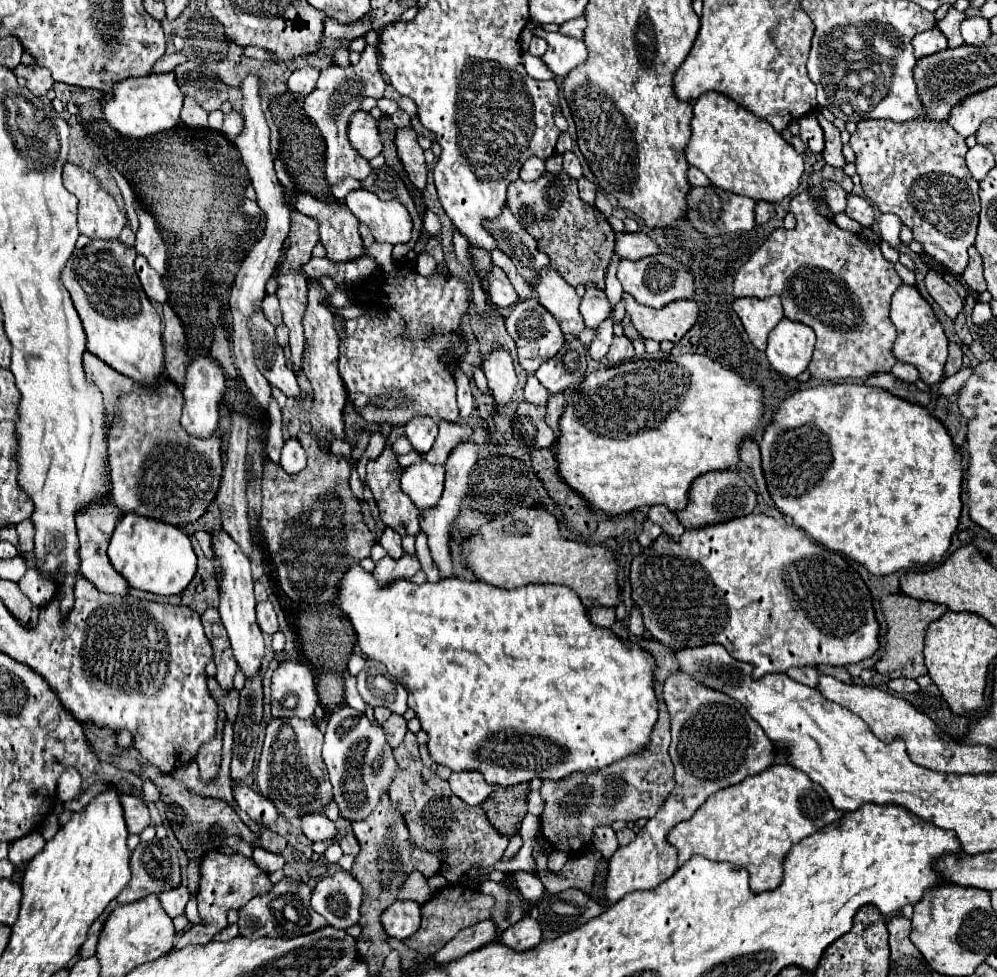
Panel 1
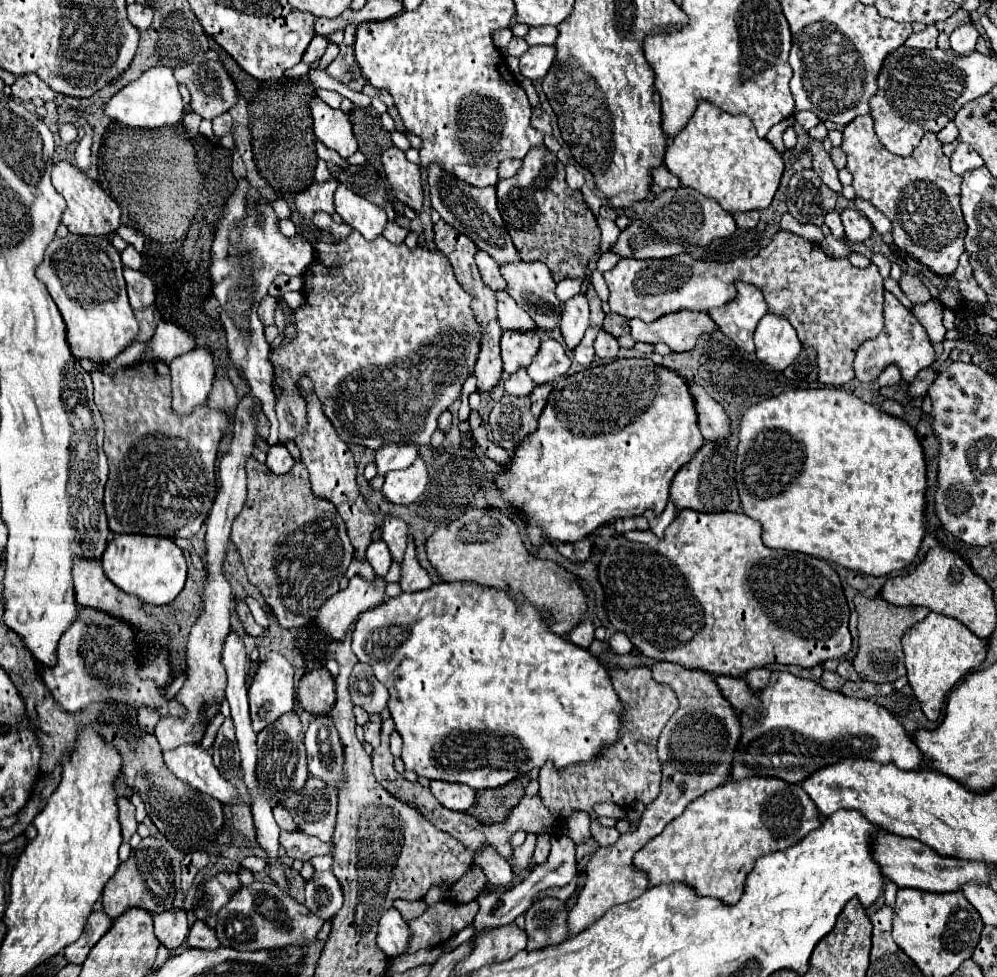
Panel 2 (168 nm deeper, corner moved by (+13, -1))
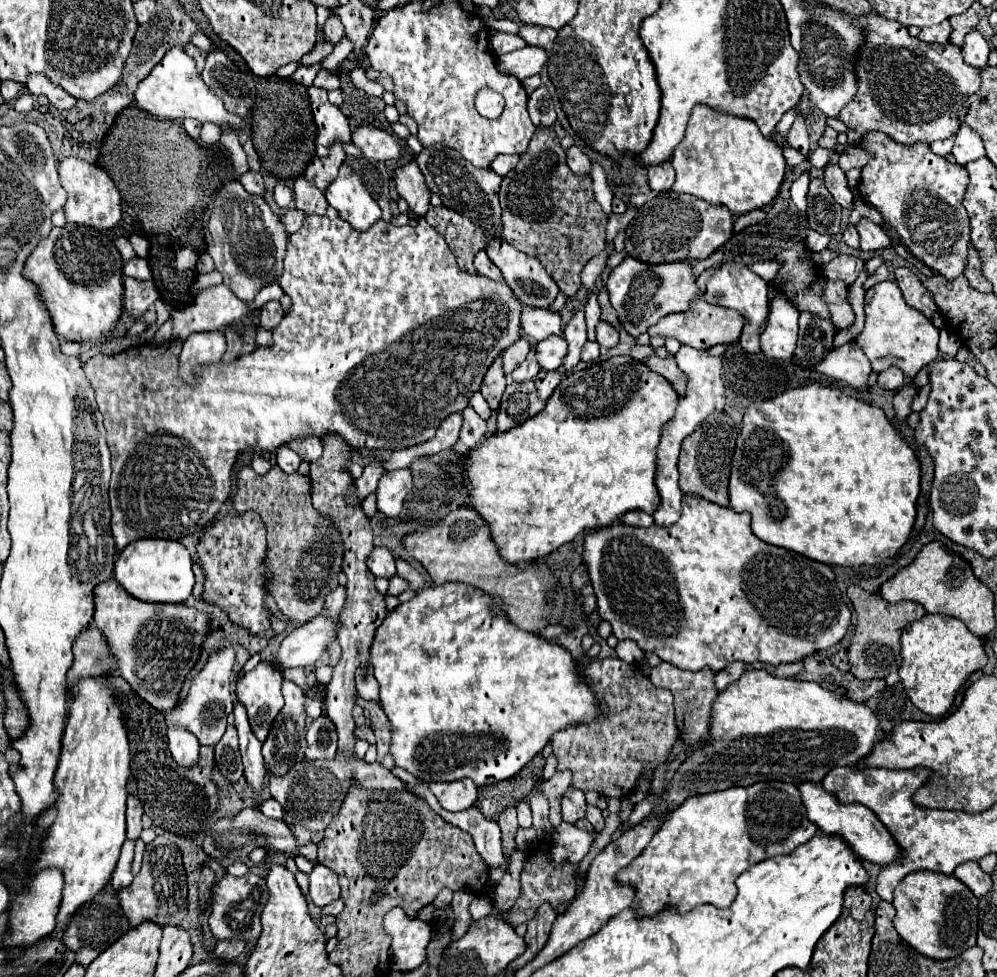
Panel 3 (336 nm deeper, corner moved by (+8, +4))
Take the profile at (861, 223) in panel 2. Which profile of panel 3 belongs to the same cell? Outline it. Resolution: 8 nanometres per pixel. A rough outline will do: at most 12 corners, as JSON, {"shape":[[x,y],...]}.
{"shape":[[867,219],[857,225],[861,251],[879,251],[891,239],[879,225]]}

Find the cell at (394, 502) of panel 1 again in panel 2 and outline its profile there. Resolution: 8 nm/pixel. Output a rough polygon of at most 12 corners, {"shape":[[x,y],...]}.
{"shape":[[384,514],[382,540],[392,558],[402,562],[406,522]]}

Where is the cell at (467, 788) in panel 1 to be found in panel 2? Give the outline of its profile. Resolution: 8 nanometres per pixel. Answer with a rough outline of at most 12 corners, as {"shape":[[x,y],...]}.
{"shape":[[432,780],[432,794],[450,810],[466,812],[474,790],[466,784]]}

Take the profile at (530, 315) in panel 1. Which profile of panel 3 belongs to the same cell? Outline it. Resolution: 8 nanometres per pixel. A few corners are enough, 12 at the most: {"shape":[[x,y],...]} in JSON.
{"shape":[[519,339],[503,353],[503,371],[509,375],[529,353],[529,341]]}

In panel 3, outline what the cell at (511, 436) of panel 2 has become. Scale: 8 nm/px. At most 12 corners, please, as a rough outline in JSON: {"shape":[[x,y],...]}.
{"shape":[[533,381],[509,383],[503,393],[499,431],[531,419],[545,403]]}

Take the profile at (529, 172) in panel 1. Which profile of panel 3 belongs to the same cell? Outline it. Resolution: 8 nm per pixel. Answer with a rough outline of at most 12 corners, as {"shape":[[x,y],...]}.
{"shape":[[499,155],[491,163],[497,175],[505,175],[517,165],[519,155]]}

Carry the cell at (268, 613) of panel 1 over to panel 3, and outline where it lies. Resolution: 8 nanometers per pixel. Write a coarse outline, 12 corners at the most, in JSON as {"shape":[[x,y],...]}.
{"shape":[[251,511],[207,525],[201,599],[251,633],[271,627],[265,525]]}

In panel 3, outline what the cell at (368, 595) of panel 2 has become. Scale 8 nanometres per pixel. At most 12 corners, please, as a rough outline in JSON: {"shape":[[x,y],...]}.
{"shape":[[319,617],[283,639],[279,671],[315,665],[335,639],[337,619]]}

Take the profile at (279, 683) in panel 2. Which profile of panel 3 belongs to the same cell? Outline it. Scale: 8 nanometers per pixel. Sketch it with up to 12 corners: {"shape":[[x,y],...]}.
{"shape":[[267,661],[235,685],[261,743],[283,707],[281,671]]}

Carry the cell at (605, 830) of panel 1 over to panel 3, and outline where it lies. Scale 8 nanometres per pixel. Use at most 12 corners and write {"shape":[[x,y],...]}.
{"shape":[[569,787],[561,797],[565,823],[585,817],[583,791]]}

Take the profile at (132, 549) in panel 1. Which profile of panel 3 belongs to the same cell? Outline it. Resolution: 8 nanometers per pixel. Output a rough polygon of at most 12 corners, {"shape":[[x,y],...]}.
{"shape":[[139,539],[115,579],[147,603],[185,603],[195,577],[179,541]]}

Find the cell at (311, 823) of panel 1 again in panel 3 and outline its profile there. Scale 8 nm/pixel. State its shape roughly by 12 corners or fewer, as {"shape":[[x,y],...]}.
{"shape":[[265,799],[259,811],[267,817],[281,819],[283,809],[275,799]]}

